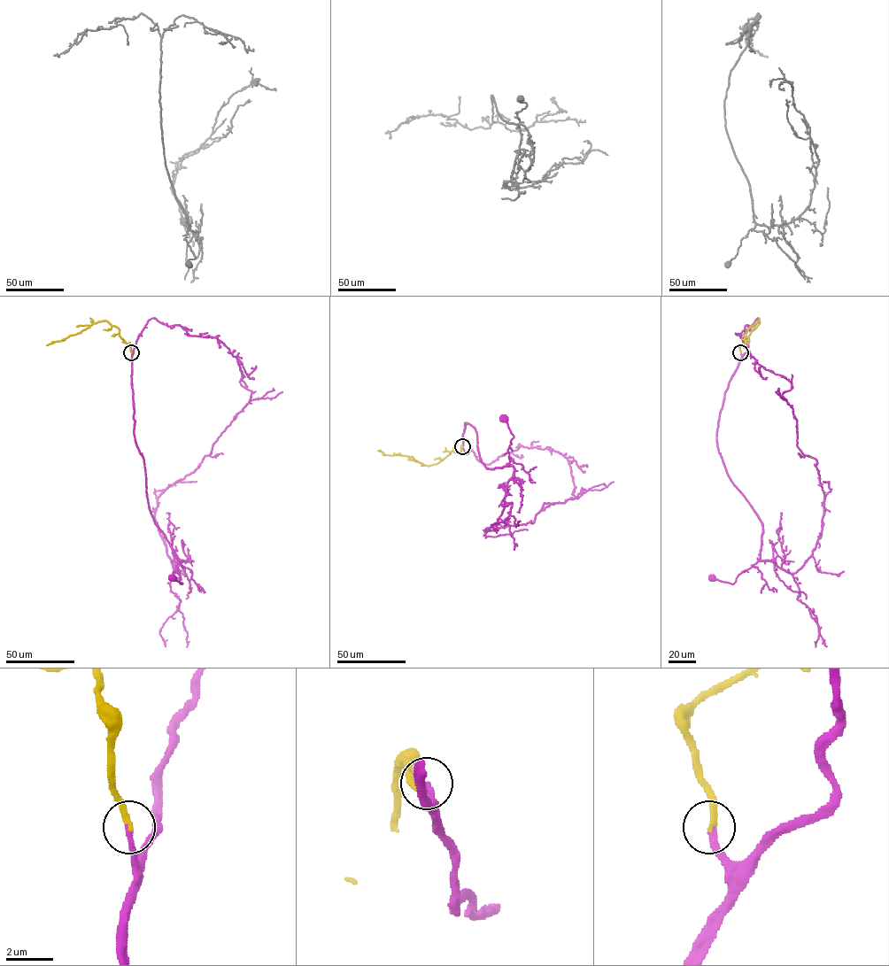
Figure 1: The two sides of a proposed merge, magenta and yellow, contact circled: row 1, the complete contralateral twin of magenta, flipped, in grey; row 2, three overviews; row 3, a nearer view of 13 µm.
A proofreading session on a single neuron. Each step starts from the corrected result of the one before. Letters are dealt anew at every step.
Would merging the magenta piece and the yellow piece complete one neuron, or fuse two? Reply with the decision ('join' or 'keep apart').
join

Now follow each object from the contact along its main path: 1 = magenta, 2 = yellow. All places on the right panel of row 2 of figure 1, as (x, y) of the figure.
1: (740, 352), (725, 392), (716, 441), (726, 473), (762, 525), (760, 558), (732, 583), (713, 577)
2: (740, 352), (739, 346), (746, 343), (745, 337), (747, 329), (758, 320), (745, 345)

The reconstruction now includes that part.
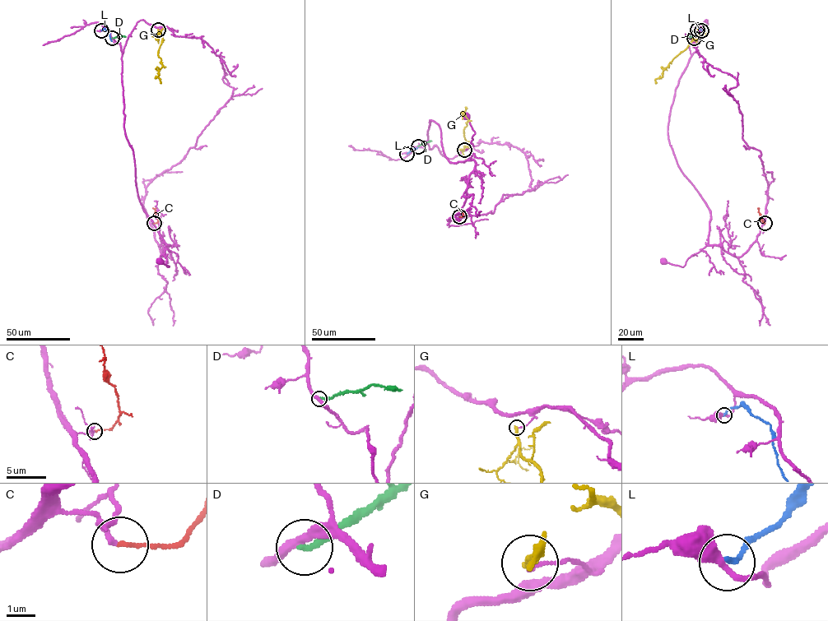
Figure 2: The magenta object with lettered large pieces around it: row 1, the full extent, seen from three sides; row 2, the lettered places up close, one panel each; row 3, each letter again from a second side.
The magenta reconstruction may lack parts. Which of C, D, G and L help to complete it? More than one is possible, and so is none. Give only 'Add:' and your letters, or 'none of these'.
Add: C

